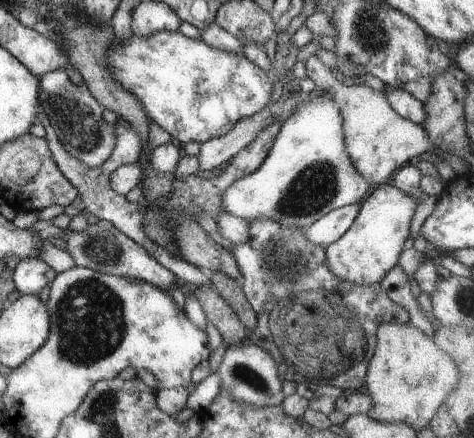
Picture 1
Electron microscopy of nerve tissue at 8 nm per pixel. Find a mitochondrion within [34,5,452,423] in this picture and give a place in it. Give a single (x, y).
(90, 319)

